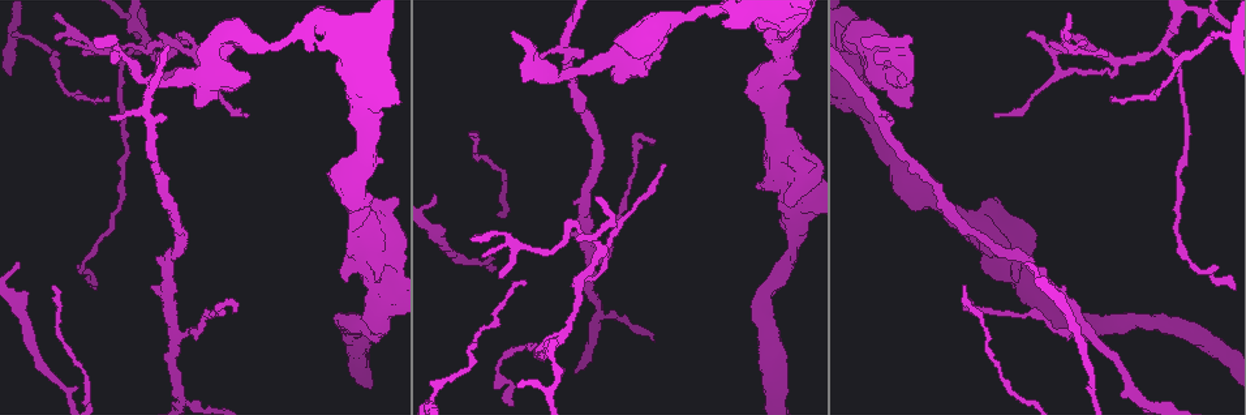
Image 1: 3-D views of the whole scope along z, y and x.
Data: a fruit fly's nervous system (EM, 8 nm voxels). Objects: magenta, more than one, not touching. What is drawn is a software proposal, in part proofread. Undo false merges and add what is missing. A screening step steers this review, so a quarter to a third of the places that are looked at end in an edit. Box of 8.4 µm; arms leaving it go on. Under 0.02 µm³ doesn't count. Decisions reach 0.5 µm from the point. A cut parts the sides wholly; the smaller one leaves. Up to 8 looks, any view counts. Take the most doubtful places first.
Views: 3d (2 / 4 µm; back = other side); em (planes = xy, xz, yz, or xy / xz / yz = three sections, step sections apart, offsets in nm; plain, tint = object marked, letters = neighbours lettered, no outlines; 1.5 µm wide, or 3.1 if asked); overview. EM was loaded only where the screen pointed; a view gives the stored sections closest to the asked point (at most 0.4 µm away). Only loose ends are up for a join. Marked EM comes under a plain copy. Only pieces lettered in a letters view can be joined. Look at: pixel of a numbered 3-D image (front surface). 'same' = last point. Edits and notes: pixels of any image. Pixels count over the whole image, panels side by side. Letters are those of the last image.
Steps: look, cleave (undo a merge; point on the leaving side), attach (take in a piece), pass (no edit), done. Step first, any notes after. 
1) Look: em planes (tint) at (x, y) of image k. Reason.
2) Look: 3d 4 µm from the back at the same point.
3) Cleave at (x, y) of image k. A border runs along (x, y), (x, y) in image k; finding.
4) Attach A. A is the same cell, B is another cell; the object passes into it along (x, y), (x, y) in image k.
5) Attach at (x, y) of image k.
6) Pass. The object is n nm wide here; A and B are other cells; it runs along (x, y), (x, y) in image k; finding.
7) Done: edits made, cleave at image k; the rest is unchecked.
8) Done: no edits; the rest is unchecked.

Look: em xy step 8 (letters) at (1113, 99) of image 1. Tapers out.

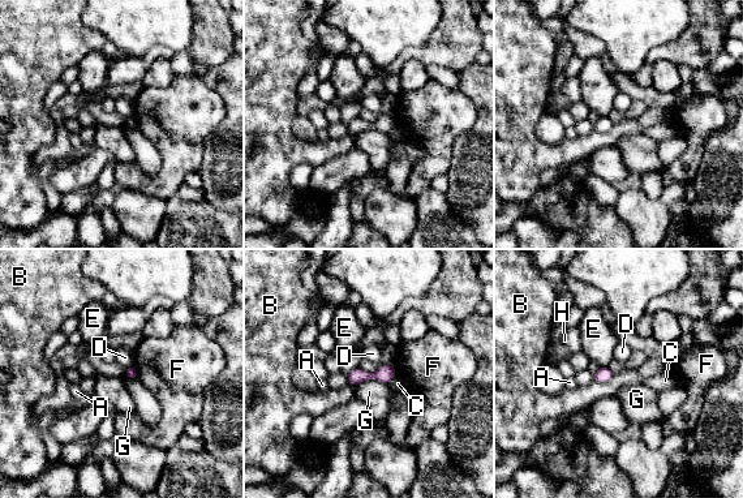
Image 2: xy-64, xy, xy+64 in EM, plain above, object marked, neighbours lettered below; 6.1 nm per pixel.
Look: em planes (letters) at the same point. Cut it another way.

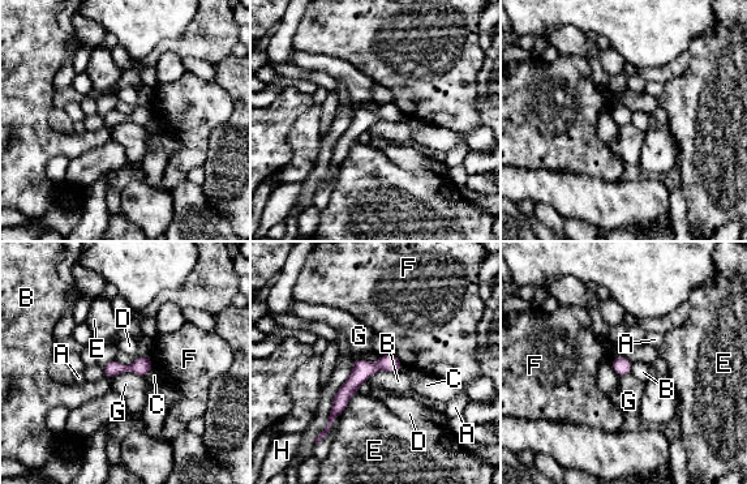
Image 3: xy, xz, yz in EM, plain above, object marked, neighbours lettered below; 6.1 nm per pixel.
Pass. The longest contact is with G, 240 nm; A, B, C, D, E, F, G and H are other cells; a border runs along (399, 371), (376, 371), (366, 380) in image 3; no lettered piece goes on from it.

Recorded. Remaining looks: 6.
Look: em planes (letters) at (862, 39) of image 1. Branch stops here.

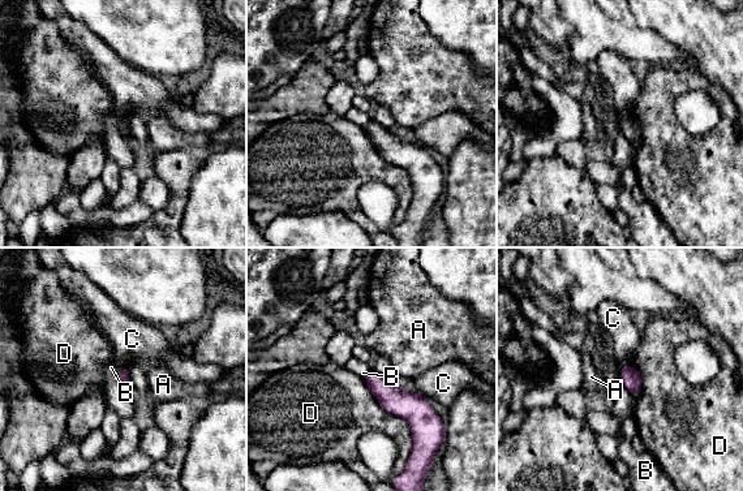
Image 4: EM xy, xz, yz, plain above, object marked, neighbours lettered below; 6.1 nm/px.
Pass. A, B, C and D are other cells; a border runs along (119, 366), (116, 373) in image 4; no lettered piece goes on from it.

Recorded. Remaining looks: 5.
Look: em planes (letters) at (228, 57) of image 1. Thick end.

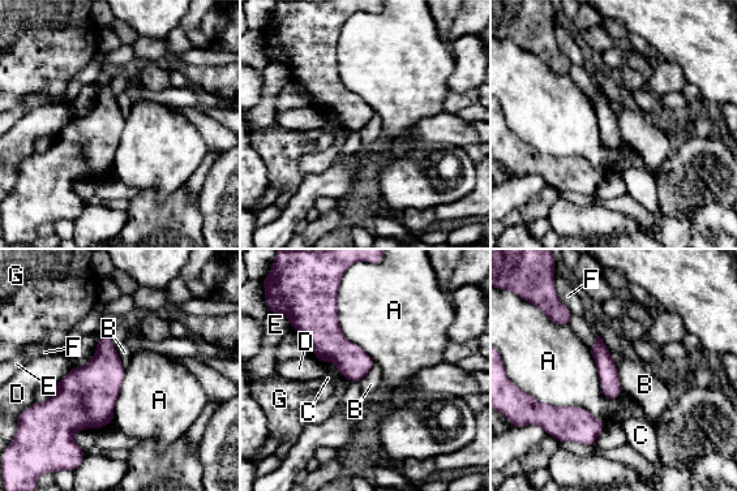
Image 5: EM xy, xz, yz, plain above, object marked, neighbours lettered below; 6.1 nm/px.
Pass. A, B, C, D, E, F and G are other cells; it runs along (599, 341), (599, 352), (613, 395) in image 5; no lettered piece goes on from it.

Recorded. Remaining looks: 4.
Done: no edits; the rest is unchecked.

